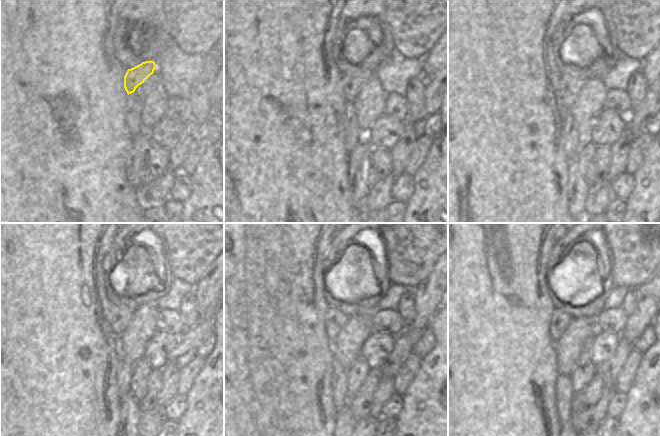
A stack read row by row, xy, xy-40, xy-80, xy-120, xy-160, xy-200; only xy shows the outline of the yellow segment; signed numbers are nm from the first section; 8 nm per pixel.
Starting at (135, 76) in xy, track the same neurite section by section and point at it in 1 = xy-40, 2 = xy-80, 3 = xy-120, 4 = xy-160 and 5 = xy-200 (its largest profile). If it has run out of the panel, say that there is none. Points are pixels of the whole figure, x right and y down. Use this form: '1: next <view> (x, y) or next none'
1: next xy-40 (351, 86)
2: next xy-80 (566, 89)
3: next xy-120 (118, 317)
4: next xy-160 (335, 320)
5: next xy-200 (559, 321)

